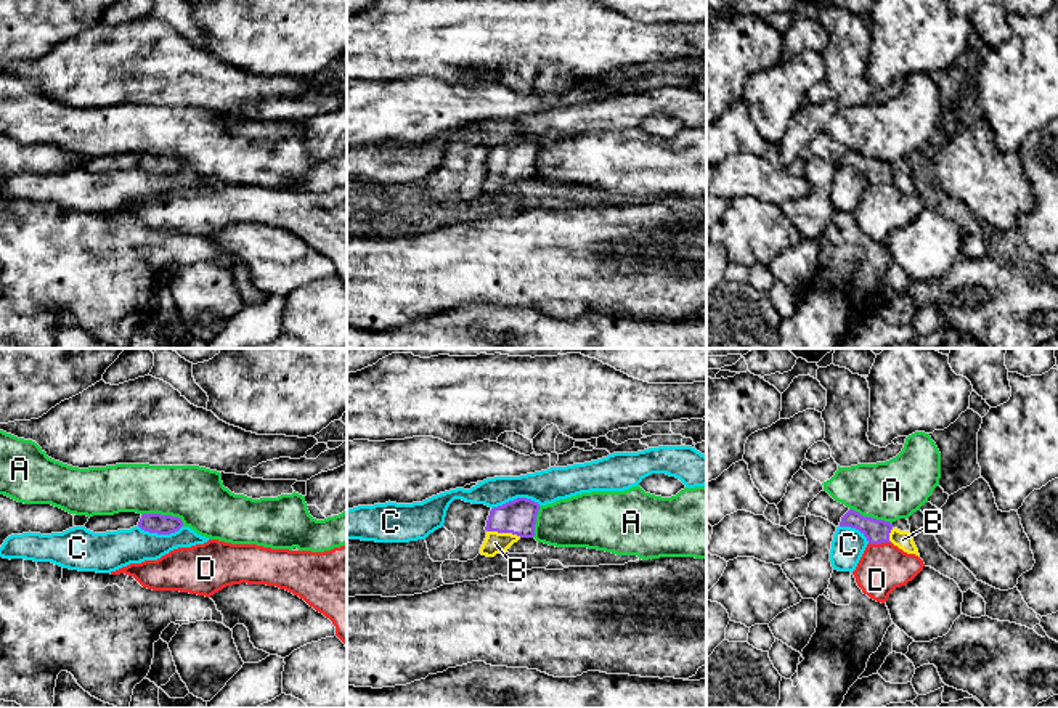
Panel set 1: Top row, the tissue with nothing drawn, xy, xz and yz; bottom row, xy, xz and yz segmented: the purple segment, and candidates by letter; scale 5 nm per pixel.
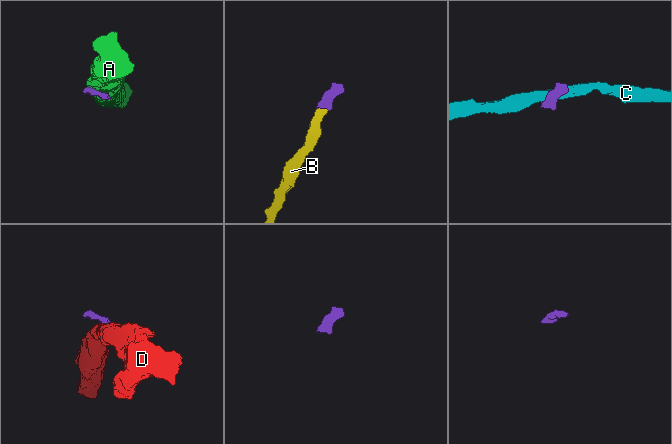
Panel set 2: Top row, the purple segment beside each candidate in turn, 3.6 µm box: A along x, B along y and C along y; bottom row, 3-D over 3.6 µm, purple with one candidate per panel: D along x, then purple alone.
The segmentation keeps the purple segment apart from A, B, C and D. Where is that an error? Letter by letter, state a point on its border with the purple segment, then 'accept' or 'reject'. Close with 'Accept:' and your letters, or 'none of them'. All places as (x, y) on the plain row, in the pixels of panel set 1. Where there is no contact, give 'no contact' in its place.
A: contact xy (164, 156); reject
B: contact xz (504, 172); accept
C: contact xz (517, 138); reject
D: contact yz (880, 183); reject
Accept: B

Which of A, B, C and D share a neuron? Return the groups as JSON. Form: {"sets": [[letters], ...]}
{"sets": [["A"], ["B"], ["C"], ["D"]]}

